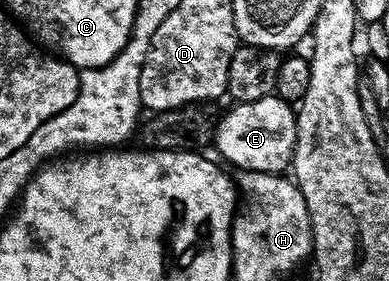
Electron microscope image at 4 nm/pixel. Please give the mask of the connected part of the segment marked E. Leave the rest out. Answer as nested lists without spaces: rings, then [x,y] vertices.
[[[276,95],[255,99],[253,102],[237,103],[220,114],[215,125],[217,149],[222,162],[238,165],[238,170],[284,174],[293,164],[295,151],[297,114],[290,102]]]

